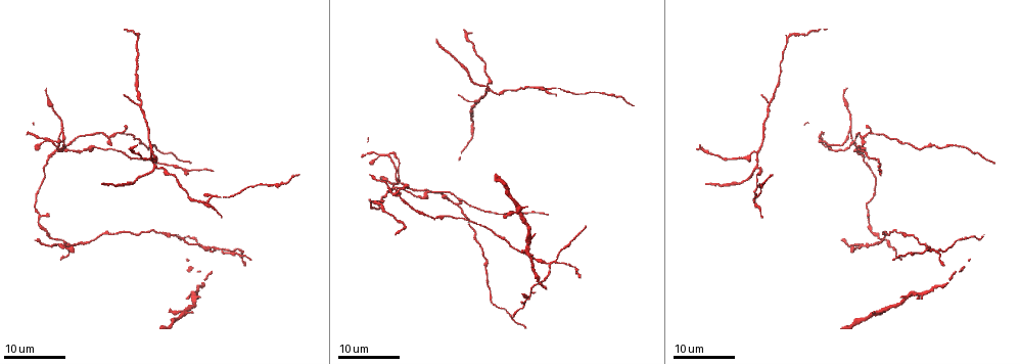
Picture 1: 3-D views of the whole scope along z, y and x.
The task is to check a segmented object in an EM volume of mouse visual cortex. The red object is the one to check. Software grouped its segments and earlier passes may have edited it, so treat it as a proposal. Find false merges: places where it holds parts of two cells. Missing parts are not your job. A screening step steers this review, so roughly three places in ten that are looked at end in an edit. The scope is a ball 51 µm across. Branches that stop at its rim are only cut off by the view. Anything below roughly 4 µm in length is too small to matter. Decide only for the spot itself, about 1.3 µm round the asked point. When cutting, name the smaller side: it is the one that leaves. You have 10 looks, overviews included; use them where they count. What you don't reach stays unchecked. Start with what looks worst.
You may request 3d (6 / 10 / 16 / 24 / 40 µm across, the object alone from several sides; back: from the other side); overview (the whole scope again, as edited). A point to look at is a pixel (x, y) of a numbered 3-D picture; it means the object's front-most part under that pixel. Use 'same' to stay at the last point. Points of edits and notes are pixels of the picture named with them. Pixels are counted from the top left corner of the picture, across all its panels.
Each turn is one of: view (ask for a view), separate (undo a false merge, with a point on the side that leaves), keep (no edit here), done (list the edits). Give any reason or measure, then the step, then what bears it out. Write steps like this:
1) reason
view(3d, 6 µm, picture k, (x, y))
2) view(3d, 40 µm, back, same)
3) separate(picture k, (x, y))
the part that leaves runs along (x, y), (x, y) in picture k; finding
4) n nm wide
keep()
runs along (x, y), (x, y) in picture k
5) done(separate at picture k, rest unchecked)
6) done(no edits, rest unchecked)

four-way junction
view(3d, 24 µm, picture 1, (550, 265))

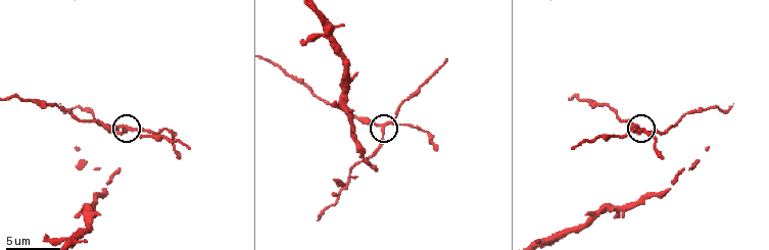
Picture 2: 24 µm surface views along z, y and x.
closer look
view(3d, 6 µm, picture 2, (383, 125))

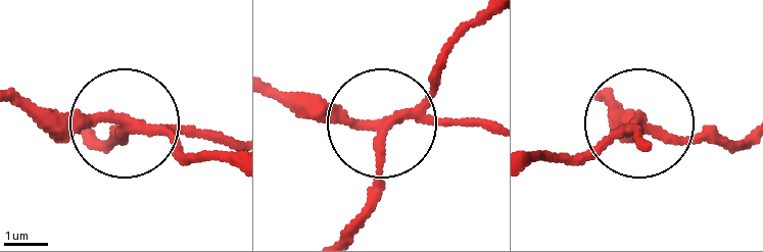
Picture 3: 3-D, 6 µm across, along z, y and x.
separate(picture 3, (122, 142))
the part that leaves runs along (394, 122), (373, 196), (343, 229) in picture 3; two cells meet here

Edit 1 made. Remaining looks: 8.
three arms meet
view(3d, 16 µm, picture 1, (754, 152))

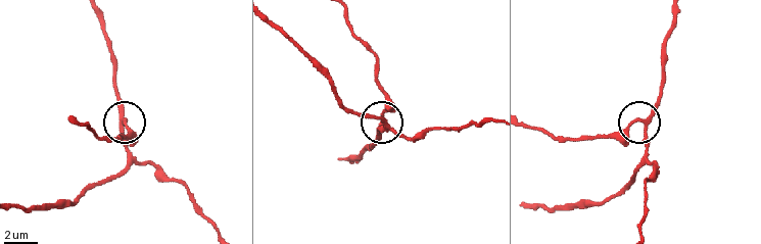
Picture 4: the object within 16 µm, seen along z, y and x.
view(3d, 10 µm, picture 4, (643, 119))

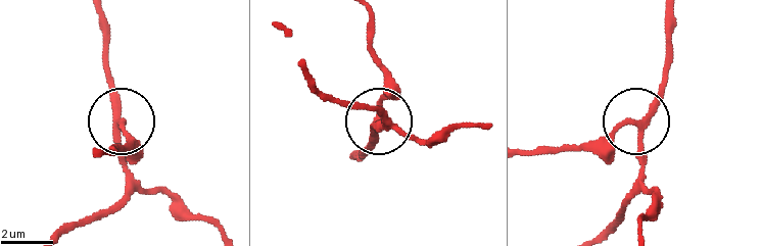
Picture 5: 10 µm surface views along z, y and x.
keep()
continuous, no second cell

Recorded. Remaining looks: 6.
looks like a crossing
view(3d, 16 µm, picture 1, (855, 144))

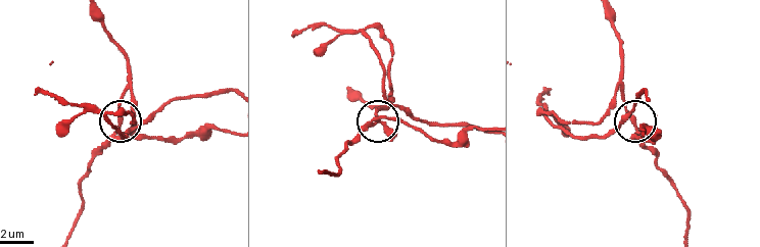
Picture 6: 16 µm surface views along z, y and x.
zoom in
view(3d, 10 µm, picture 6, (121, 122))

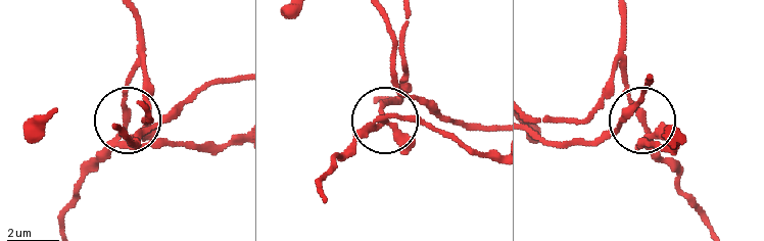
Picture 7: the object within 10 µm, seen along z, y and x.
side arm 29 µm; 4 arms
separate(picture 7, (156, 138))
a second cell is stuck on

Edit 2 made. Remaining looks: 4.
see it whole again
view(overview)

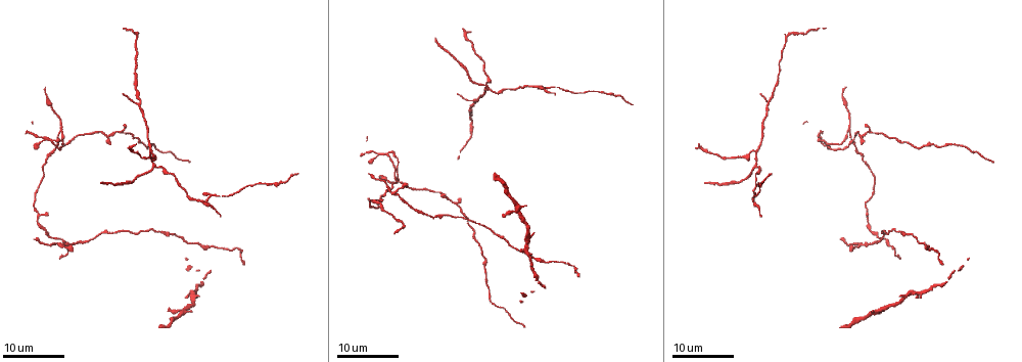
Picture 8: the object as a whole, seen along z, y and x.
a fork
view(3d, 16 µm, picture 8, (768, 101))

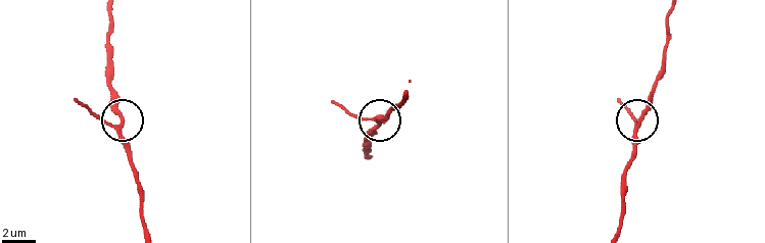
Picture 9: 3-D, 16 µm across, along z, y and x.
zoom in
view(3d, 10 µm, picture 9, (638, 124))

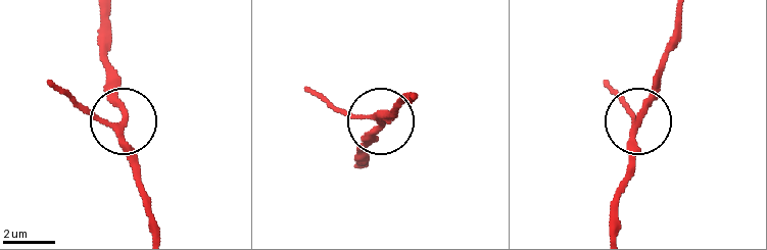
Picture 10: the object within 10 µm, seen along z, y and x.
3 arms
keep()
one cell here

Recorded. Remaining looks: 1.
done(separate at picture 3, separate at picture 7, rest unchecked)

